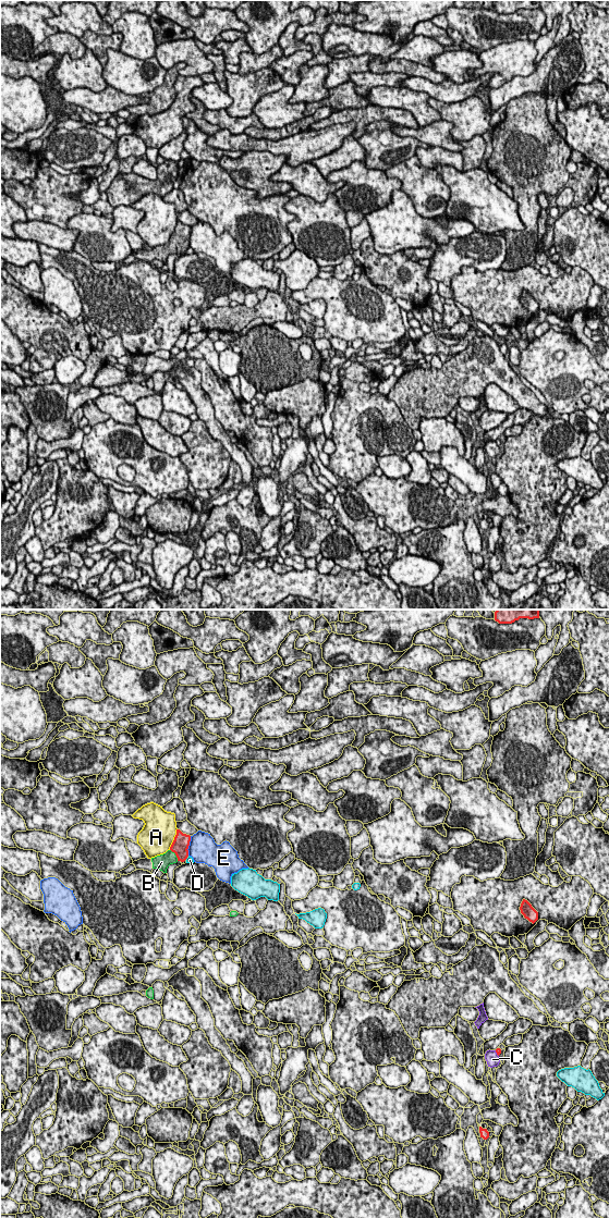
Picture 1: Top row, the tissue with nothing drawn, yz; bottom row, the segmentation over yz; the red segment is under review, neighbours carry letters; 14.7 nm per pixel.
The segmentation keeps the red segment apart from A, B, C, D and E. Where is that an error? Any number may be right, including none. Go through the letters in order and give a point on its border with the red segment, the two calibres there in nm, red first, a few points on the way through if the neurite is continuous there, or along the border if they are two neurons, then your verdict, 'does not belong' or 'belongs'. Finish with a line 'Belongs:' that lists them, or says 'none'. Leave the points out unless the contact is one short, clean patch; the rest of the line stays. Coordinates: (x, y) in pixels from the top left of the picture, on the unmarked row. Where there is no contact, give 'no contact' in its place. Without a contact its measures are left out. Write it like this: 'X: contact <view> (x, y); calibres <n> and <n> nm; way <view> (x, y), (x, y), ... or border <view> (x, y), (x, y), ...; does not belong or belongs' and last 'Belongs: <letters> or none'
A: contact yz (174, 230); calibres 240 and 480 nm; does not belong
B: contact yz (175, 245); calibres 240 and 240 nm; way yz (181, 233), (175, 245), (161, 253); belongs
C: contact yz (497, 444); calibres 90 and 200 nm; does not belong
D: no contact; does not belong
E: contact yz (189, 235); calibres 240 and 400 nm; does not belong
Belongs: B

